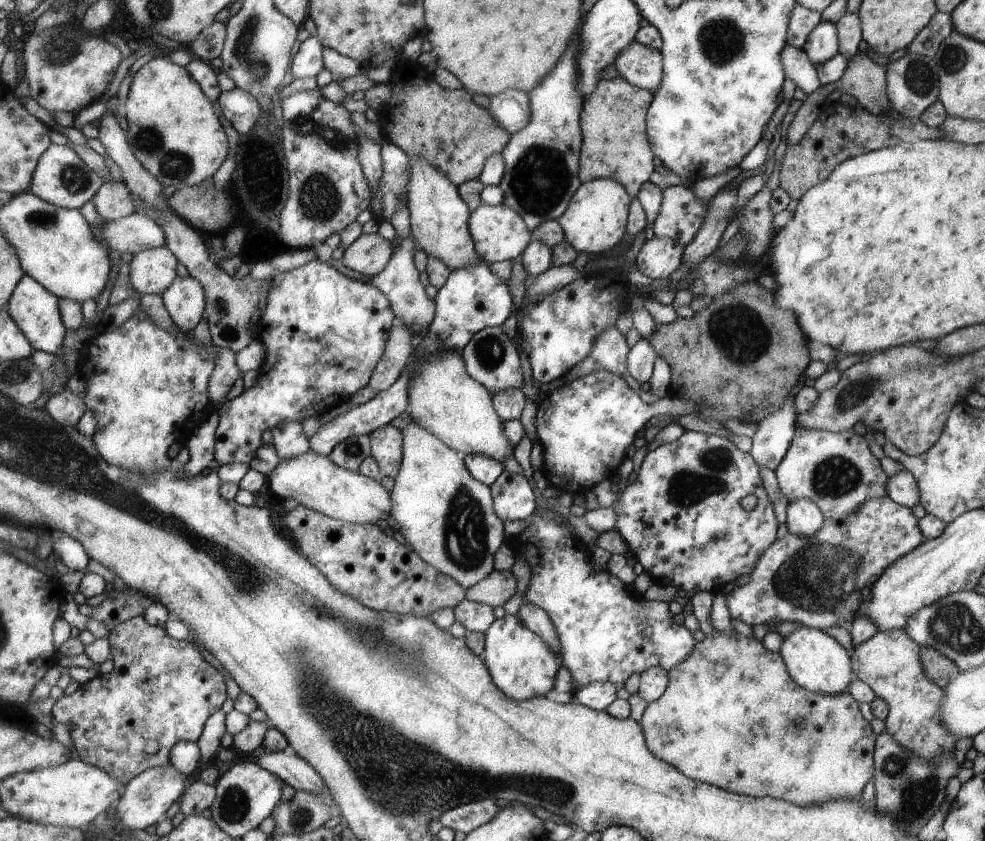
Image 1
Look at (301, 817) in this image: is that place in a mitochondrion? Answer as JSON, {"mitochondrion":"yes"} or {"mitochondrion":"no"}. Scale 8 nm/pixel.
{"mitochondrion":"yes"}

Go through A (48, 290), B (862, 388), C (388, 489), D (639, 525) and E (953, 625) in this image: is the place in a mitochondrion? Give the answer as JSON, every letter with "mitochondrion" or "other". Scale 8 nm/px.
{"A":"other","B":"mitochondrion","C":"other","D":"other","E":"mitochondrion"}

